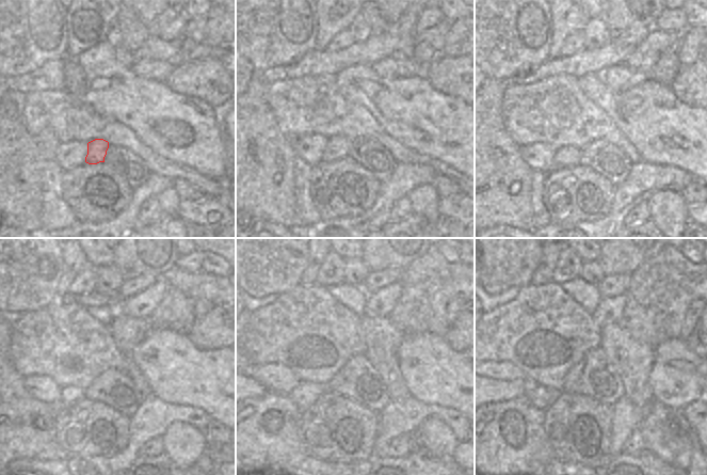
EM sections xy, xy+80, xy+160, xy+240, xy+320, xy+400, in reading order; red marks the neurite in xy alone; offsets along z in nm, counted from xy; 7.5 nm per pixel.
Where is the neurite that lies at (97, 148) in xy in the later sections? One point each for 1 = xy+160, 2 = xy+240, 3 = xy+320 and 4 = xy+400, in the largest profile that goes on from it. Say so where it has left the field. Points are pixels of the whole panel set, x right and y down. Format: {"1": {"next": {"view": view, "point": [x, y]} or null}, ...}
{"1": {"next": {"view": "xy+160", "point": [564, 157]}}, "2": {"next": {"view": "xy+240", "point": [75, 400]}}, "3": {"next": {"view": "xy+320", "point": [304, 394]}}, "4": {"next": {"view": "xy+400", "point": [540, 396]}}}

